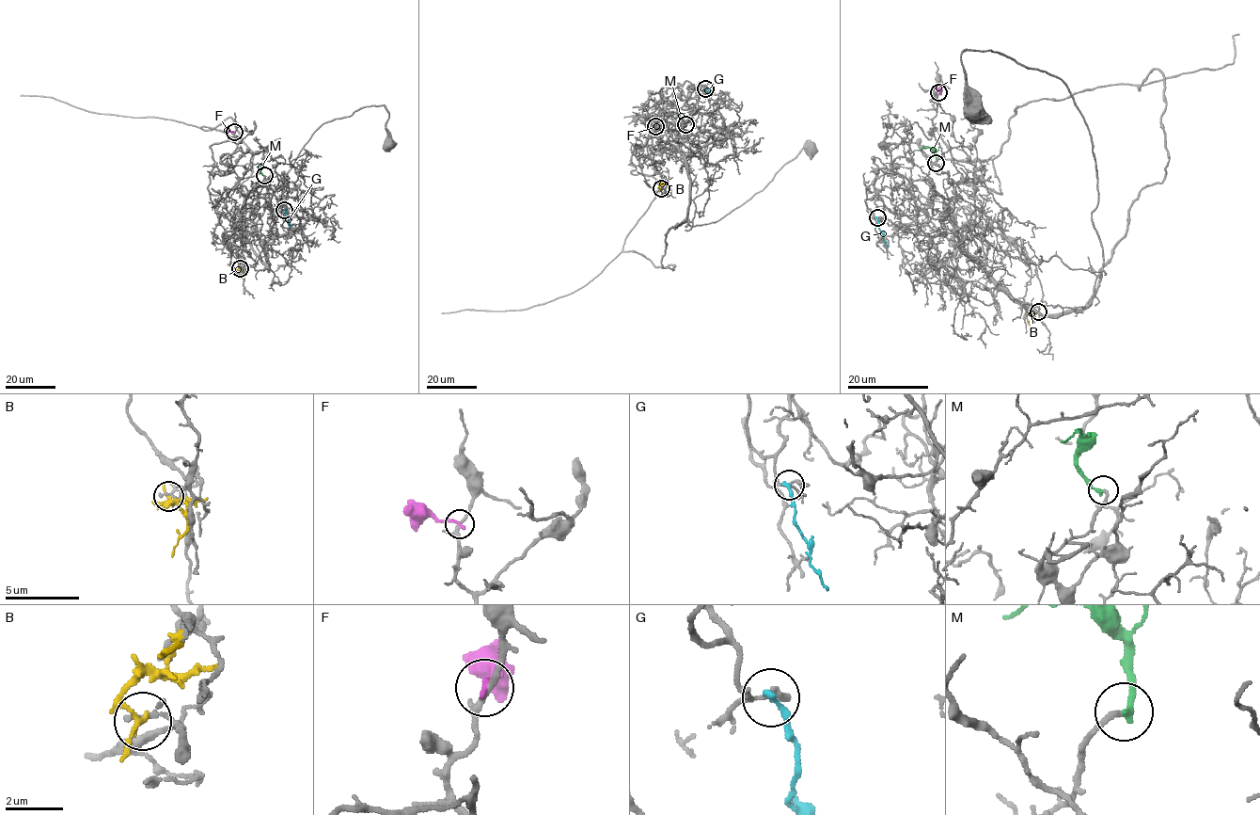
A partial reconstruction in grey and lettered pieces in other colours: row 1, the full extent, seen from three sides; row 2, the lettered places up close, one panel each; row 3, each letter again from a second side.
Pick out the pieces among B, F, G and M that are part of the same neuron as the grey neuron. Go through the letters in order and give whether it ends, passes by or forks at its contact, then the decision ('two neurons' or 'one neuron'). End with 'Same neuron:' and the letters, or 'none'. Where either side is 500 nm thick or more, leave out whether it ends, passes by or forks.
B: it passes by; two neurons
F: it ends; two neurons
G: it ends; two neurons
M: it ends; one neuron
Same neuron: M

